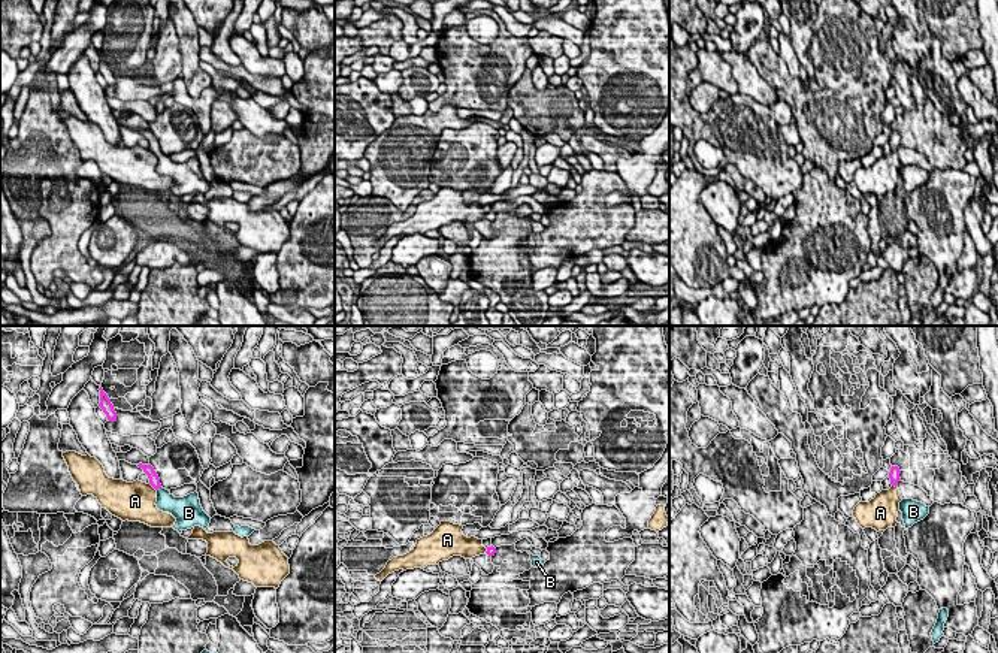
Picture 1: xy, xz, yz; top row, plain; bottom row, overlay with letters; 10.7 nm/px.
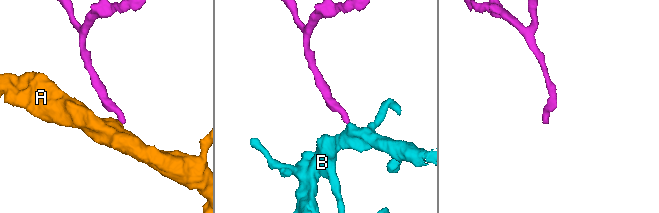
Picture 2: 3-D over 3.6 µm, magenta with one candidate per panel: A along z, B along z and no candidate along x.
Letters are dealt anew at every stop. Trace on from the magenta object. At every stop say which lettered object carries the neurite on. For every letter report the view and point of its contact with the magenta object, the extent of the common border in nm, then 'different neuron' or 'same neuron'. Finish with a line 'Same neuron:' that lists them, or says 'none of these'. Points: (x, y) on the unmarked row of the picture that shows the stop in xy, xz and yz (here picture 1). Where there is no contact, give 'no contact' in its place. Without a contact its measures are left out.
A: meets magenta in xy at (153, 151); contact 120 nm long; different neuron
B: meets magenta in xy at (159, 153); contact 70 nm long; same neuron
Same neuron: B

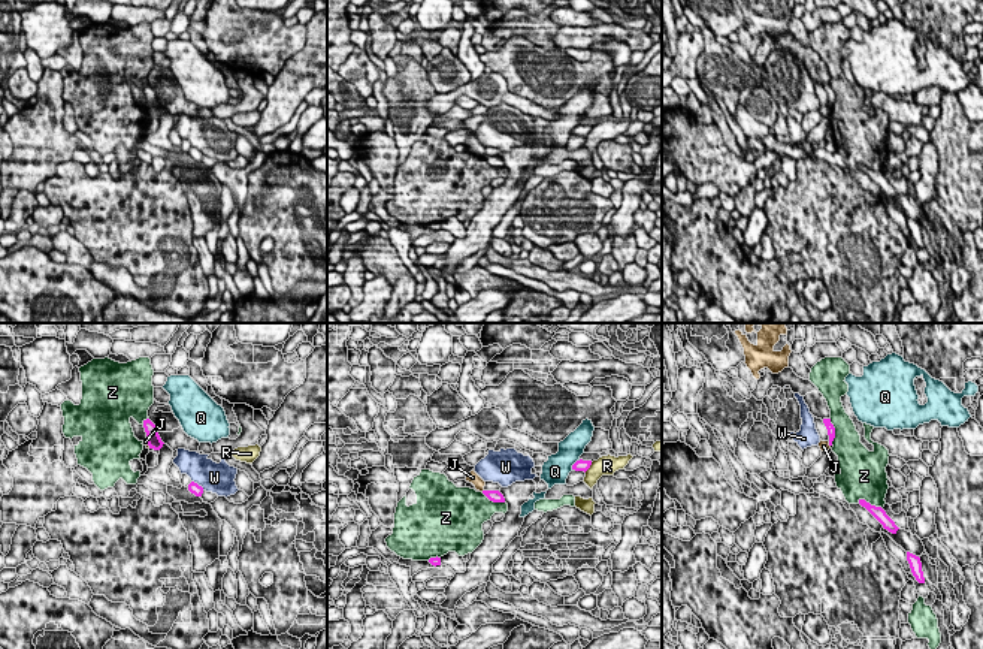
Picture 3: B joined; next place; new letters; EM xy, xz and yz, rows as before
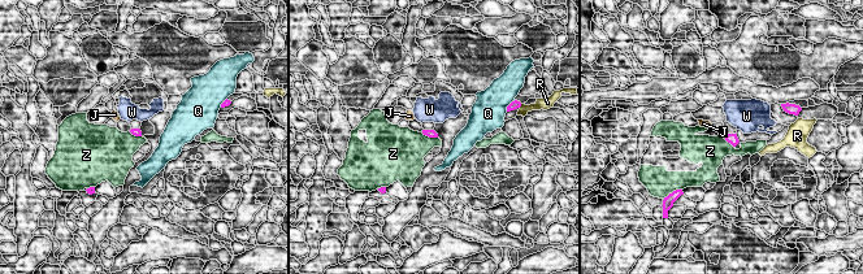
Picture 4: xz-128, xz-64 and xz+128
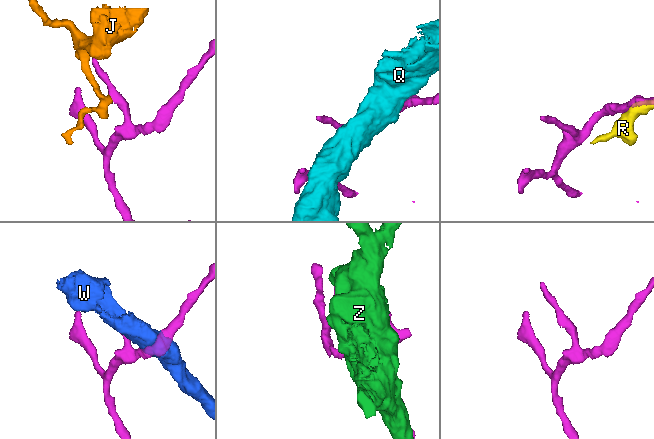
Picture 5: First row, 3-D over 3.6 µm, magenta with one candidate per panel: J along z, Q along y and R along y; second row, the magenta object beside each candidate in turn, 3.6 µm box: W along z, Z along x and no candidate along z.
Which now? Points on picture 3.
J: meets magenta in xy at (148, 109); contact 100 nm long; different neuron
Q: meets magenta in xz at (574, 129); contact 150 nm long; different neuron
R: meets magenta in xz at (589, 132); contact 140 nm long; different neuron
W: meets magenta in xy at (196, 148); contact 180 nm long; different neuron
Z: meets magenta in yz at (834, 96); contact 300 nm long; different neuron
Same neuron: none of these

